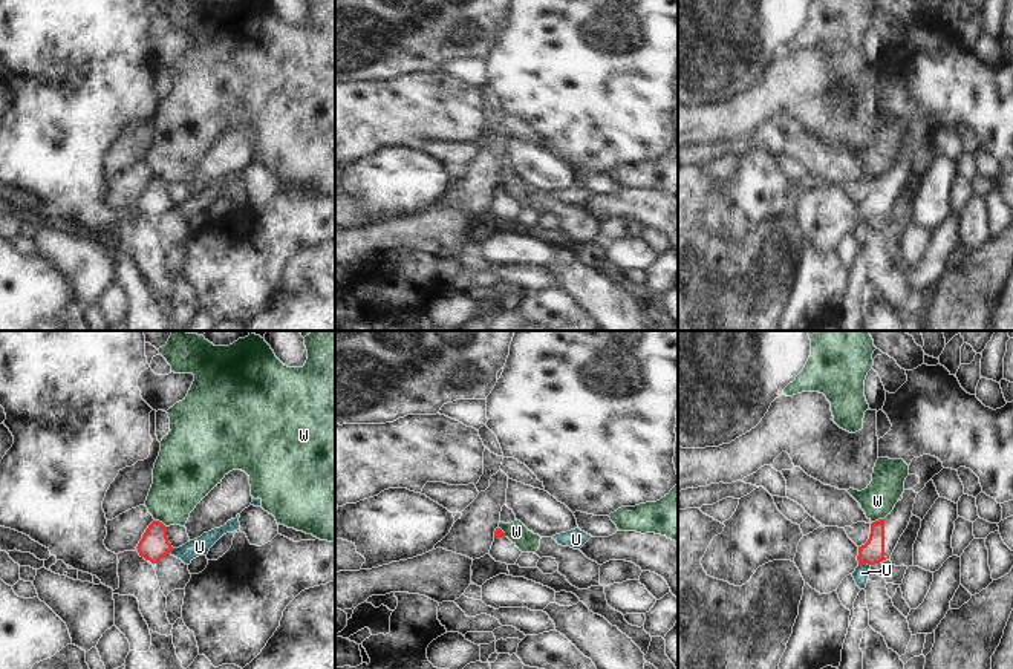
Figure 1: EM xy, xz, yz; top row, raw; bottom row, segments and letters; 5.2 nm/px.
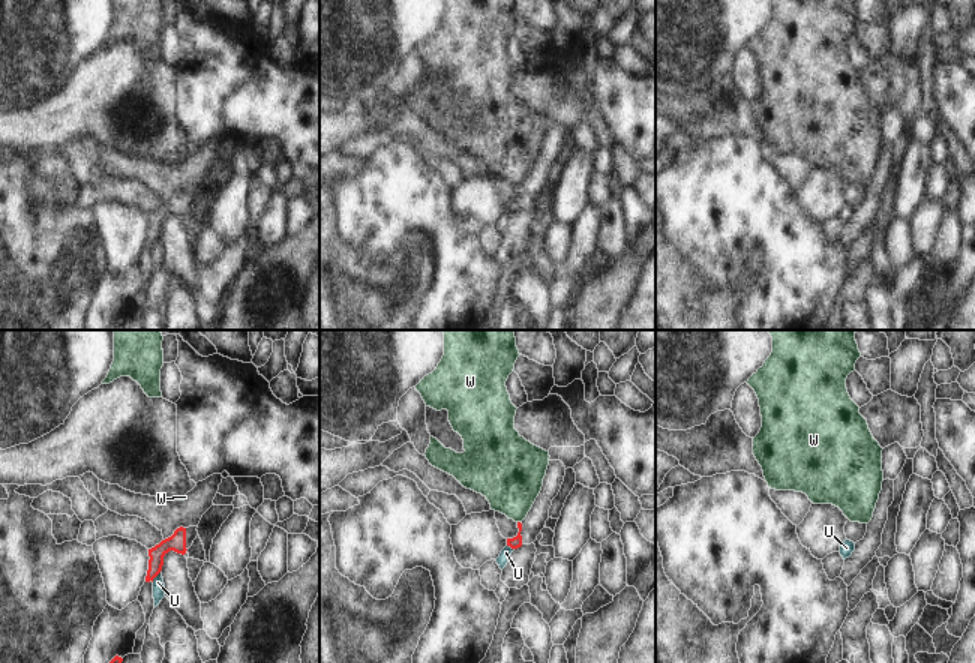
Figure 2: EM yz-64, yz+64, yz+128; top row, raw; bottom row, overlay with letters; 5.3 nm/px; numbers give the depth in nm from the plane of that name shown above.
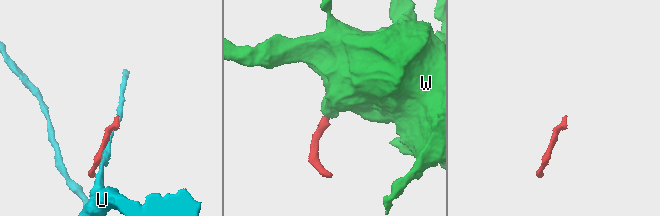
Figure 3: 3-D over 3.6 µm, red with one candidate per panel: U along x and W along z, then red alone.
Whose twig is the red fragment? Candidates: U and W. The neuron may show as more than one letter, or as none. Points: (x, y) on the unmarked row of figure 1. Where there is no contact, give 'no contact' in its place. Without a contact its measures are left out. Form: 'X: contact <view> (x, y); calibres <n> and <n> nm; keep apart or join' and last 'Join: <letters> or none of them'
U: contact yz (863, 219); calibres 120 and 80 nm; keep apart
W: contact xy (161, 179); calibres 150 and 300 nm; keep apart
Join: none of them

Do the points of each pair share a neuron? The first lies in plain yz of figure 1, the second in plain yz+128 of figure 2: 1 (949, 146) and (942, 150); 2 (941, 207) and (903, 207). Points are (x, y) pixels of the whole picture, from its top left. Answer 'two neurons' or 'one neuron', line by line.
1: two neurons
2: one neuron

